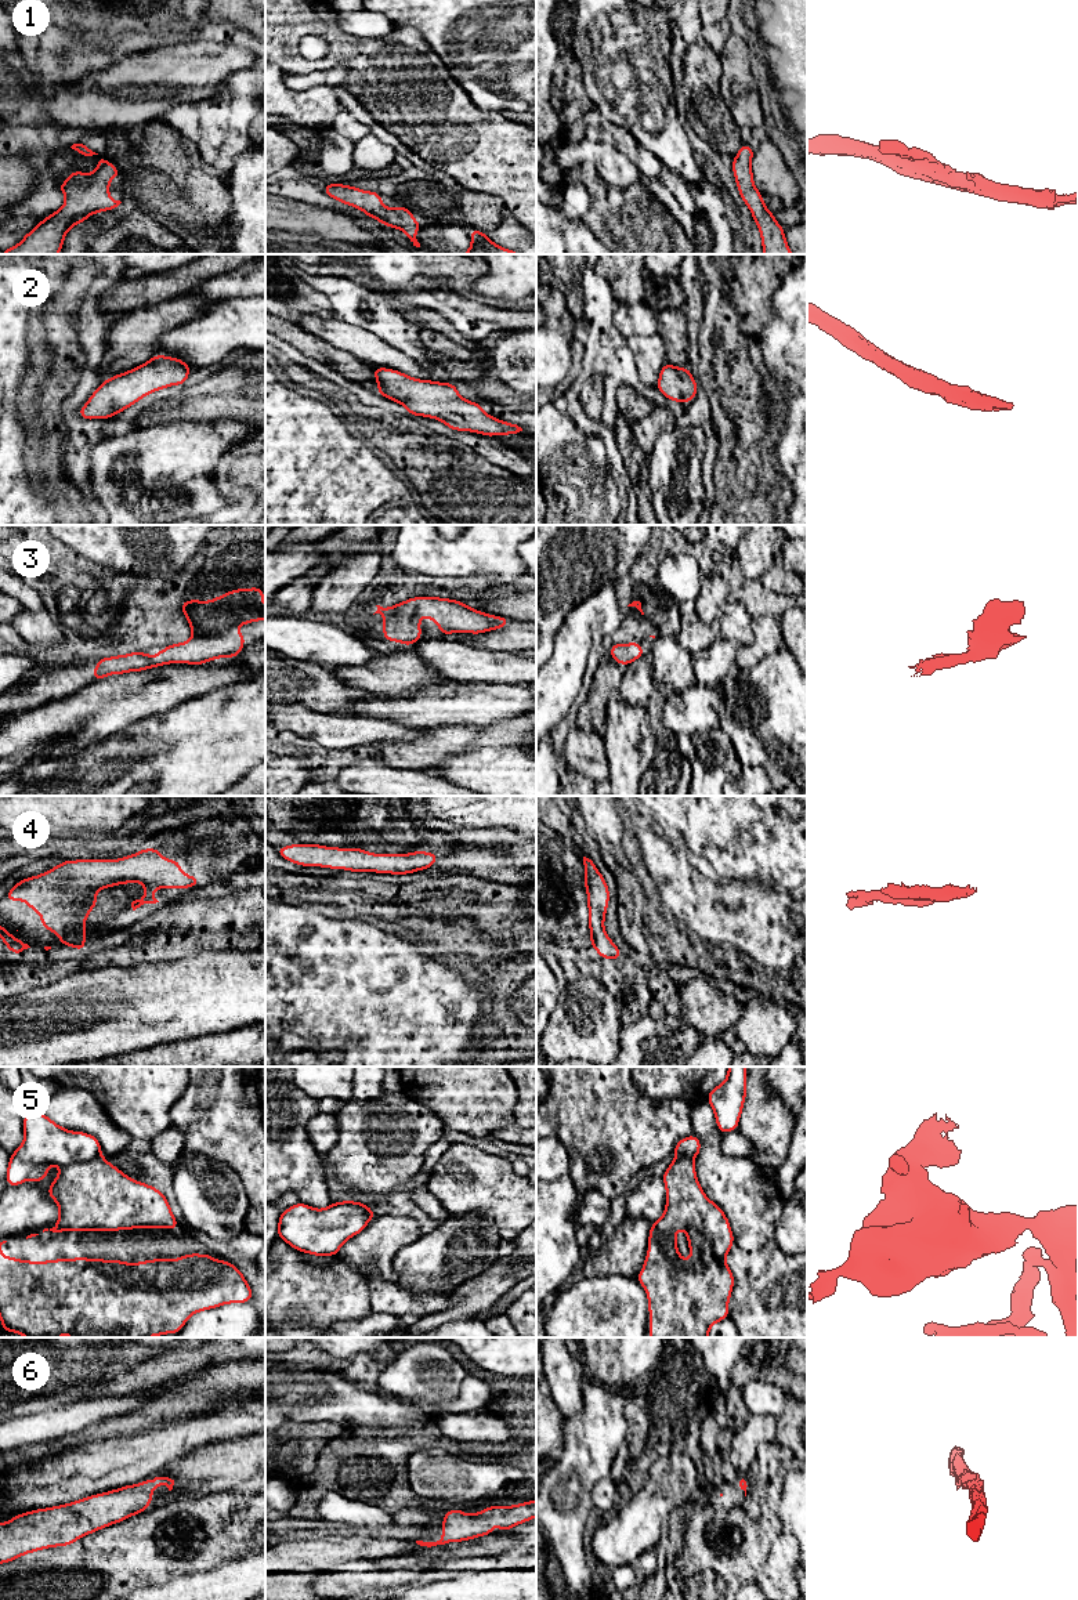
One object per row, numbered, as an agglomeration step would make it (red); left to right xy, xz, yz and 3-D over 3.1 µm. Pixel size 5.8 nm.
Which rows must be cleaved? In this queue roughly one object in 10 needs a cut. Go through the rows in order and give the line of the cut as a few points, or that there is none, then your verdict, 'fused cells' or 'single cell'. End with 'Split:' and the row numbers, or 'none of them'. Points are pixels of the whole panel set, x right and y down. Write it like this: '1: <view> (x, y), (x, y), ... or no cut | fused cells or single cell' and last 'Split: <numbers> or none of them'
1: no cut | single cell
2: no cut | single cell
3: no cut | single cell
4: no cut | single cell
5: no cut | single cell
6: no cut | single cell
Split: none of them

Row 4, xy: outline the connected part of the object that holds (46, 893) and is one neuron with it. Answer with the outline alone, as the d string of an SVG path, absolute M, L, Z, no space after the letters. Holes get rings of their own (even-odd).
M144 848L119 859L64 861L46 873L18 882L6 899L25 901L41 916L41 927L59 937L59 945L84 952L84 923L97 906L97 891L130 882L145 887L145 895L131 902L133 911L159 902L152 895L155 888L199 886L199 877L187 876L177 859L164 859L159 850Z

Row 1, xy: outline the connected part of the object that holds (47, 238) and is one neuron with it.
M98 156L98 167L91 174L72 171L66 181L57 187L66 198L65 204L1 254L58 254L72 227L95 213L115 210L122 203L109 198L109 181L119 175L116 166L102 156Z

